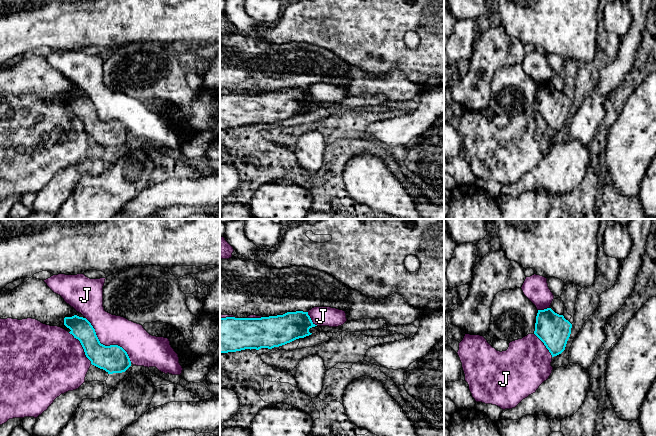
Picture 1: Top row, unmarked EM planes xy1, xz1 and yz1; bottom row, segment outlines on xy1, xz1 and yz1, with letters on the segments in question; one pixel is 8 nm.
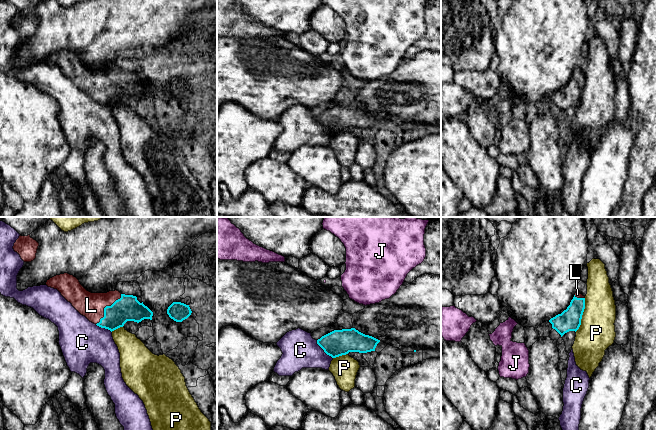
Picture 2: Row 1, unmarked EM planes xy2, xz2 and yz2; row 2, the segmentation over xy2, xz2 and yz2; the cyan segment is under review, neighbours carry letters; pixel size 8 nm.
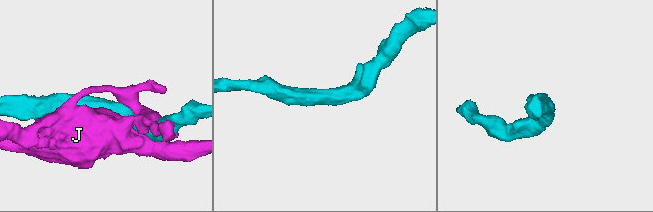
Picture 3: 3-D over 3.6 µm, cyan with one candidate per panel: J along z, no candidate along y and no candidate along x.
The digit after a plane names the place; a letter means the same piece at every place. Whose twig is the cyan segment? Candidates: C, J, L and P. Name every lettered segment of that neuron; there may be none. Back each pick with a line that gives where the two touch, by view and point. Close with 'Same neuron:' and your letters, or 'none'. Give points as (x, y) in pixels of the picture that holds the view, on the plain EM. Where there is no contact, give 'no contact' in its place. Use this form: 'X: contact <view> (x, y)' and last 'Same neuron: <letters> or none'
L: contact xy2 (105, 83)
Same neuron: L

